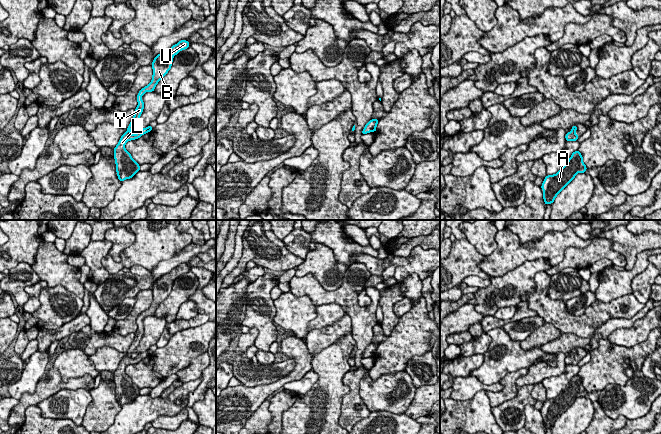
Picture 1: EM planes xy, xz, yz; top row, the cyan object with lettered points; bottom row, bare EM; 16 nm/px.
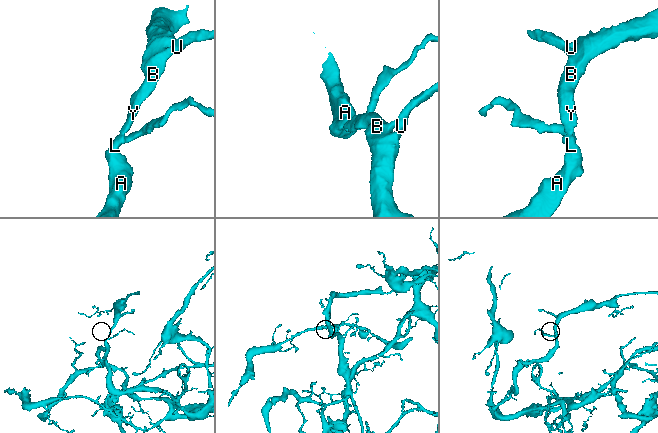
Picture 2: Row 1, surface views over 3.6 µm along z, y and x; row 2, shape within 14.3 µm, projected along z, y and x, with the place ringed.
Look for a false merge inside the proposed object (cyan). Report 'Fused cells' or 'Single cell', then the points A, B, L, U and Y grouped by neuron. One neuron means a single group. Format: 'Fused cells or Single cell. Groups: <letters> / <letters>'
Single cell. Groups: A B L U Y

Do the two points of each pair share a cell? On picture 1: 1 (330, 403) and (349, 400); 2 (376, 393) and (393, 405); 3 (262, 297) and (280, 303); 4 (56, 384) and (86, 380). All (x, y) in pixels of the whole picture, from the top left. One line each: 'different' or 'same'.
1: different
2: same
3: different
4: same

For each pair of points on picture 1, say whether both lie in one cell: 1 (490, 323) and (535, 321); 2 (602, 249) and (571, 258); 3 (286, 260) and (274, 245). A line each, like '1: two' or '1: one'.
1: one
2: one
3: one

